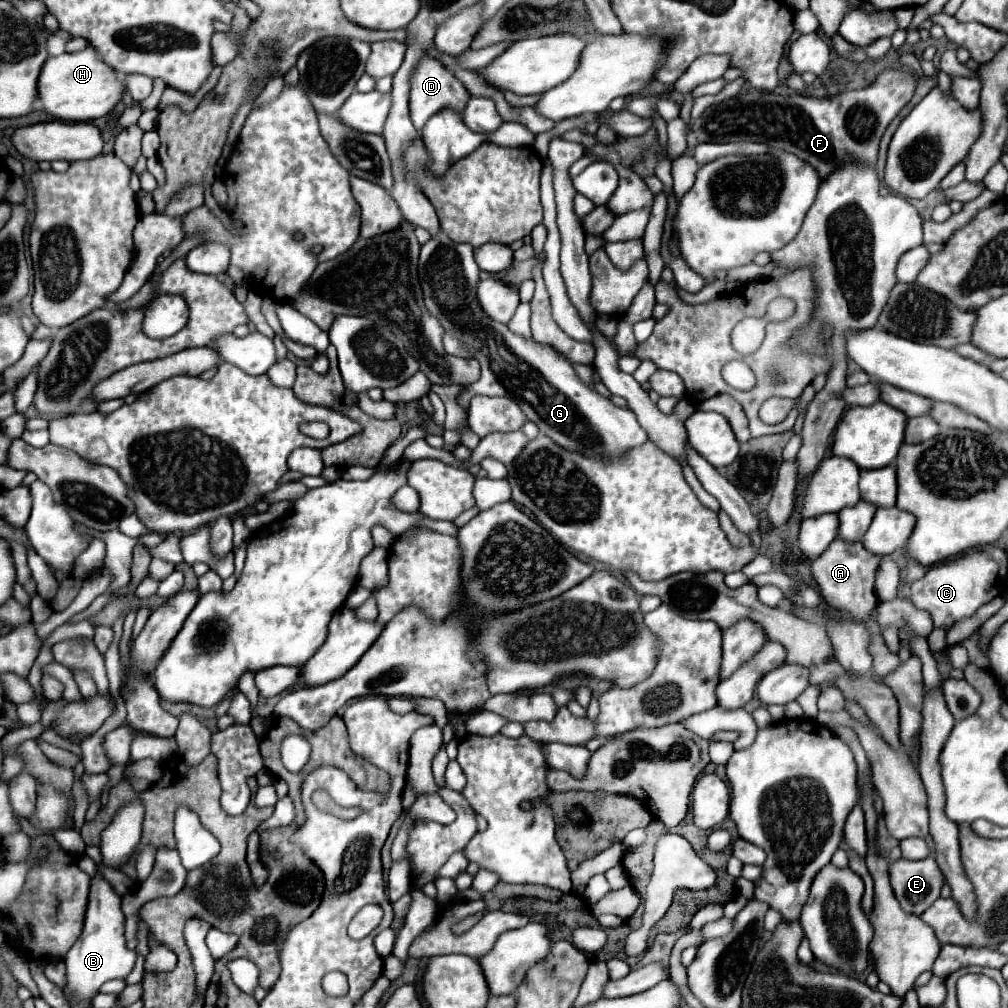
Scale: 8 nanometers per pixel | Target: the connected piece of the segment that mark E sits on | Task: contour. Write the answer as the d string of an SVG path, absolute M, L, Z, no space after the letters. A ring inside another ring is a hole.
M927 857L919 861L897 859L889 863L889 877L893 895L897 897L901 909L911 915L921 915L925 909L939 899L939 891L945 883L937 863Z

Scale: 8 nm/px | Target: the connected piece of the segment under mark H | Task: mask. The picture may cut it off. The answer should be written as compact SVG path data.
M93 47L79 53L63 53L49 57L39 77L39 101L47 113L63 121L93 121L107 115L117 103L121 103L127 91L125 77L109 67Z

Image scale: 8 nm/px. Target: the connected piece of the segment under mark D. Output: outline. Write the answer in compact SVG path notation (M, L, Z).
M423 57L417 63L417 67L415 67L413 75L411 75L409 85L411 85L411 91L409 91L409 113L411 113L411 121L413 121L413 125L417 129L421 129L427 123L427 119L431 115L435 115L437 111L441 111L443 107L453 107L455 111L461 113L463 105L467 103L467 97L469 97L467 89L461 85L461 81L457 81L455 75L451 71L447 71L433 57Z

